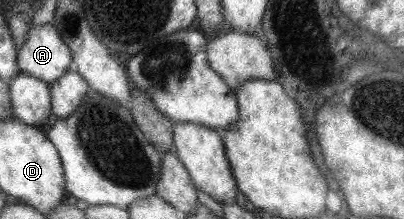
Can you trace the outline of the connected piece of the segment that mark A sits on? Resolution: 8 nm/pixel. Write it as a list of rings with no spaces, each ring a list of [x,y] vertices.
[[[51,24],[36,26],[24,35],[24,43],[16,53],[20,72],[30,75],[32,78],[40,79],[48,84],[58,80],[60,75],[71,68],[71,50]]]

